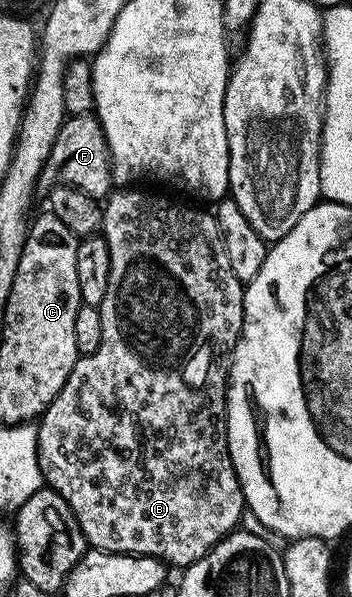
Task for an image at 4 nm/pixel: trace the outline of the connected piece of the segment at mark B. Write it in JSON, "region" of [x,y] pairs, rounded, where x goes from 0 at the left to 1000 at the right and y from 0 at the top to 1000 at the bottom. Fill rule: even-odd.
{"region":[[[355,313],[341,320],[313,322],[295,338],[287,384],[315,427],[315,467],[304,474],[304,494],[293,494],[293,508],[281,514],[293,534],[293,575],[281,575],[281,588],[222,596],[190,642],[179,642],[179,655],[168,655],[168,662],[156,662],[151,673],[116,693],[105,712],[105,767],[111,769],[125,811],[136,817],[153,819],[168,829],[179,829],[190,849],[202,849],[202,856],[236,889],[244,908],[261,918],[290,920],[295,926],[384,926],[392,933],[449,933],[455,940],[469,941],[472,948],[514,946],[511,950],[534,950],[551,946],[565,936],[585,933],[645,894],[665,891],[685,878],[685,861],[702,853],[685,811],[668,796],[668,782],[656,776],[651,744],[645,742],[645,715],[639,714],[639,655],[651,650],[651,608],[662,596],[662,583],[670,581],[673,570],[685,564],[685,549],[690,548],[696,477],[679,467],[668,467],[668,454],[656,454],[656,441],[645,441],[639,409],[628,405],[628,389],[616,379],[616,365],[602,355],[580,357],[577,352],[557,350],[548,343],[511,343],[509,338],[489,337],[480,330],[455,330],[446,323],[409,323],[401,317],[409,315]]]}

